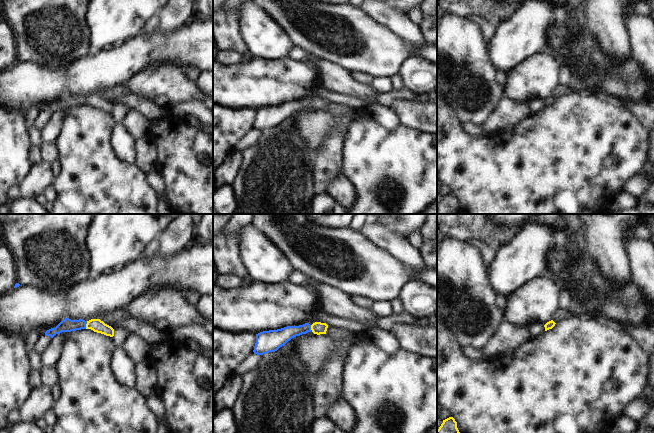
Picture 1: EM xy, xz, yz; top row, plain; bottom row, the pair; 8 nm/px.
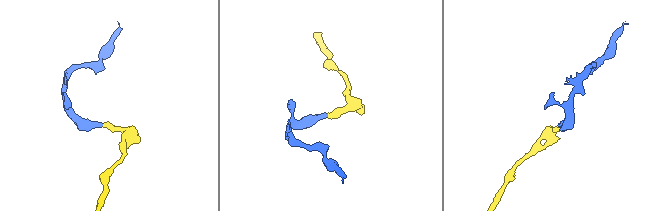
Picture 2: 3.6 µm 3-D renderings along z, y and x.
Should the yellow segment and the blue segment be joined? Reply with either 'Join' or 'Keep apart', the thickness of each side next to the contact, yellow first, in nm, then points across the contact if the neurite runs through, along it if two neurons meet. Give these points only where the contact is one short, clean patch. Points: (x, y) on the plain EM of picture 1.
Join. Thickness 100 nm (yellow) against 110 nm. Path across: xy (96, 101), (86, 101), (67, 101)

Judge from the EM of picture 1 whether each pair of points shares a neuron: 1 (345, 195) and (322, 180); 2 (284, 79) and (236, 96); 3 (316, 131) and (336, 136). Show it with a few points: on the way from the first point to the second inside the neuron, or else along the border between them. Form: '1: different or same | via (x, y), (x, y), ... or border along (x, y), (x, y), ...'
1: different | border along (342, 171), (334, 176), (327, 192)
2: same | via (272, 82), (248, 85)
3: different | border along (338, 120), (331, 127), (320, 148), (315, 153)

